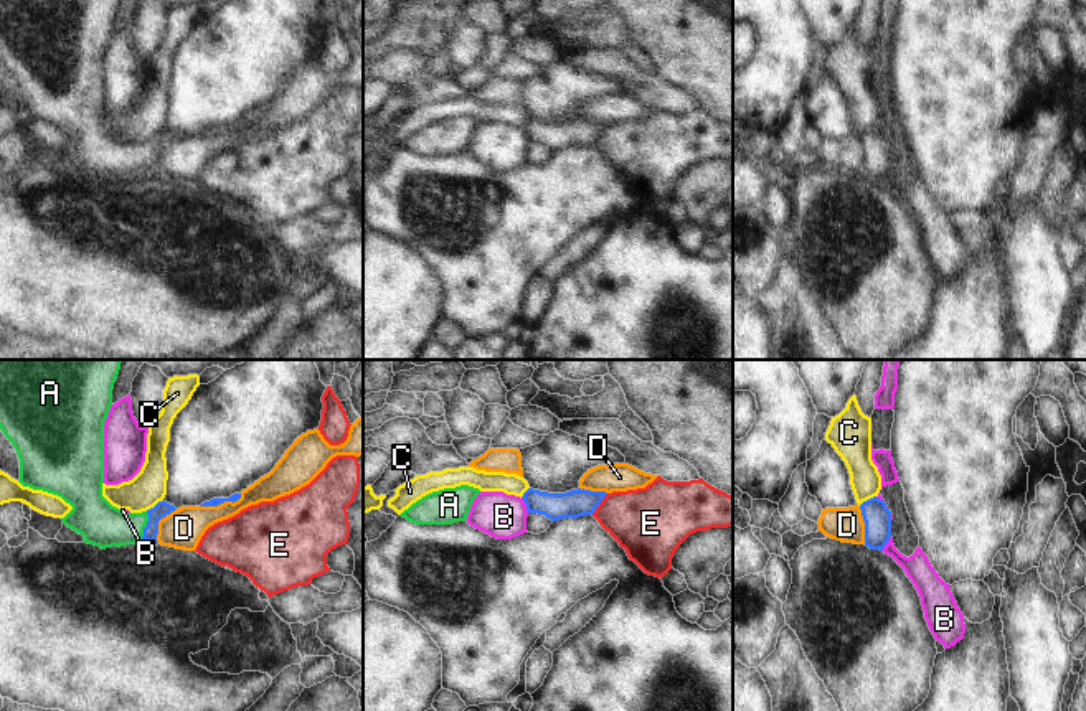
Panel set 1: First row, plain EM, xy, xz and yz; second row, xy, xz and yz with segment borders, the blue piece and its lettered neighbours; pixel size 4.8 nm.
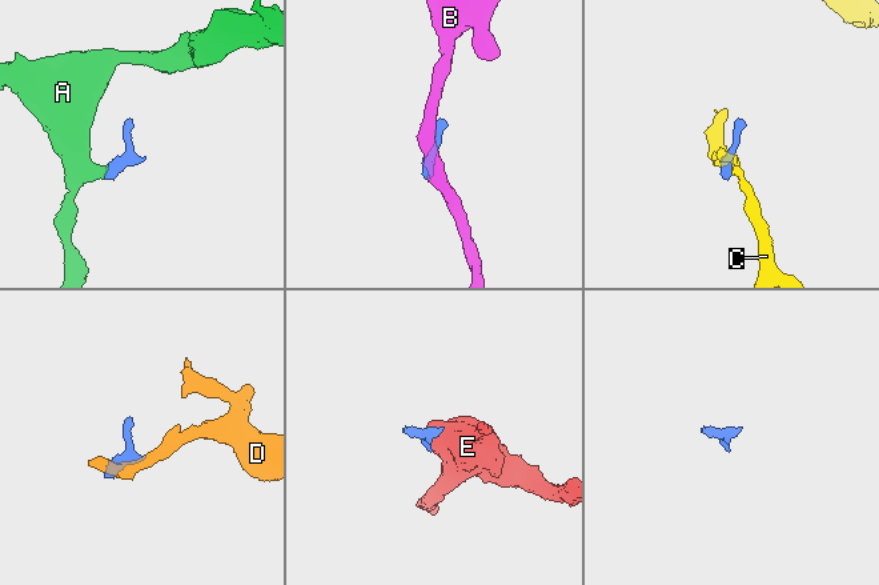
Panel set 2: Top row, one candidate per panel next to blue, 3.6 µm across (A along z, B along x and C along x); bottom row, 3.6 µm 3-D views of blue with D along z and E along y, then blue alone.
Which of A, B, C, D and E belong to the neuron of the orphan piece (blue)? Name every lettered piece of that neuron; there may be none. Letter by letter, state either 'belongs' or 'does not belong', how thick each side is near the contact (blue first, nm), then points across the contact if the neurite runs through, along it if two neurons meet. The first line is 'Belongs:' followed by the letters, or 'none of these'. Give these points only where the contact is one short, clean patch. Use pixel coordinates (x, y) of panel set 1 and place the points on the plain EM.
Belongs: A
A: belongs; 80 nm thick on the blue side, 220 nm on the other; runs through xy (162, 139), (147, 155), (103, 155)
B: does not belong; 140 nm thick on the blue side, 220 nm on the other; border along xz (522, 127), (528, 142)
C: does not belong; 140 nm thick on the blue side, 160 nm on the other; border along yz (877, 126), (859, 136)
D: does not belong; 50 nm thick on the blue side, 190 nm on the other; border along xy (241, 124), (233, 132), (200, 137)
E: does not belong; 140 nm thick on the blue side, 340 nm on the other; border along xz (608, 124), (591, 144)

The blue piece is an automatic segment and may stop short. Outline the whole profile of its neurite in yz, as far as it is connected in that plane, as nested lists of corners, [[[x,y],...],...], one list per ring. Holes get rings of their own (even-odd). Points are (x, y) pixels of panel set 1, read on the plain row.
[[[878,127],[863,132],[860,140],[865,152],[865,177],[883,181],[891,168],[891,142]]]

